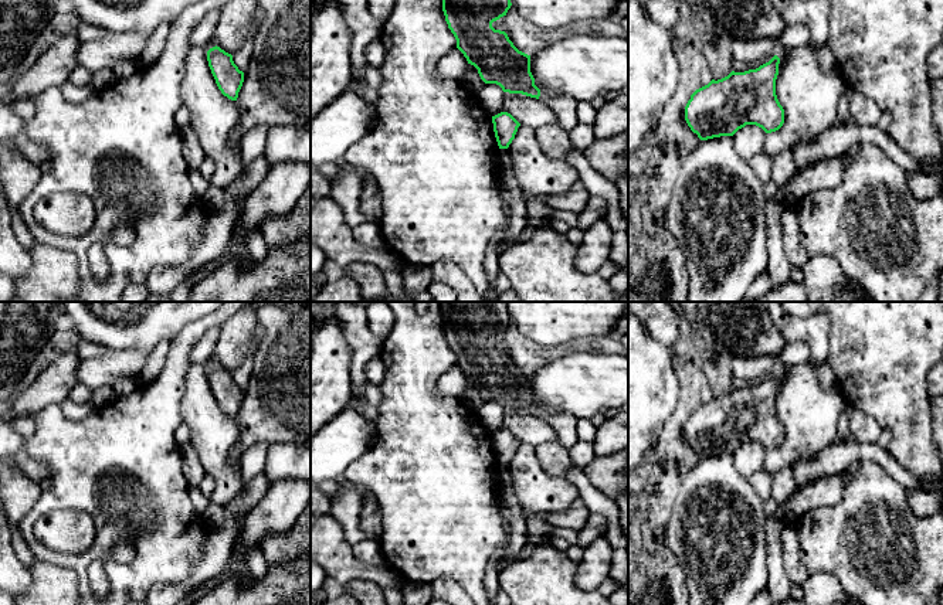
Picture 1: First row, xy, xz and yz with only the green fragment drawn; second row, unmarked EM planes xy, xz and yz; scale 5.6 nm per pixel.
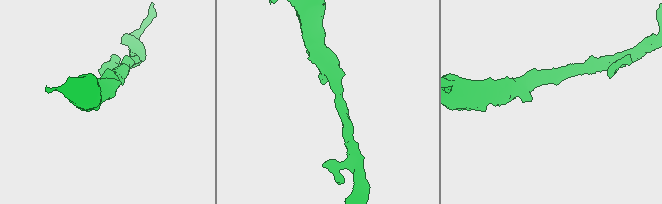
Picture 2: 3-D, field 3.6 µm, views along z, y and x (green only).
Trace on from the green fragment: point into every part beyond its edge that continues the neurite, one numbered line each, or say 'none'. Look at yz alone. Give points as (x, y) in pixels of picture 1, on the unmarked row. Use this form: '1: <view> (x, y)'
none

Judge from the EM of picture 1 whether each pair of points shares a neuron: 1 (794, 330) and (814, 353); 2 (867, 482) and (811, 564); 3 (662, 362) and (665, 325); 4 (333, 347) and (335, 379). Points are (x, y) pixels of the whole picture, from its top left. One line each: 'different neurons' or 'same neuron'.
1: same neuron
2: same neuron
3: different neurons
4: same neuron

